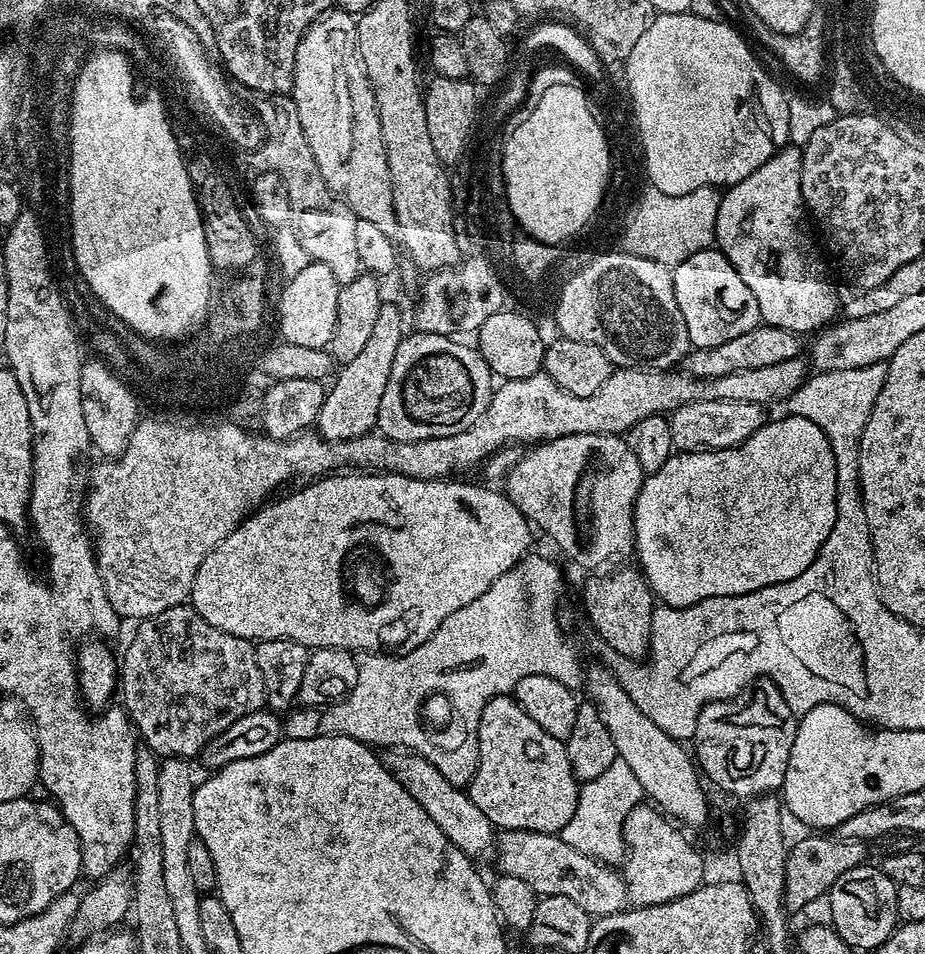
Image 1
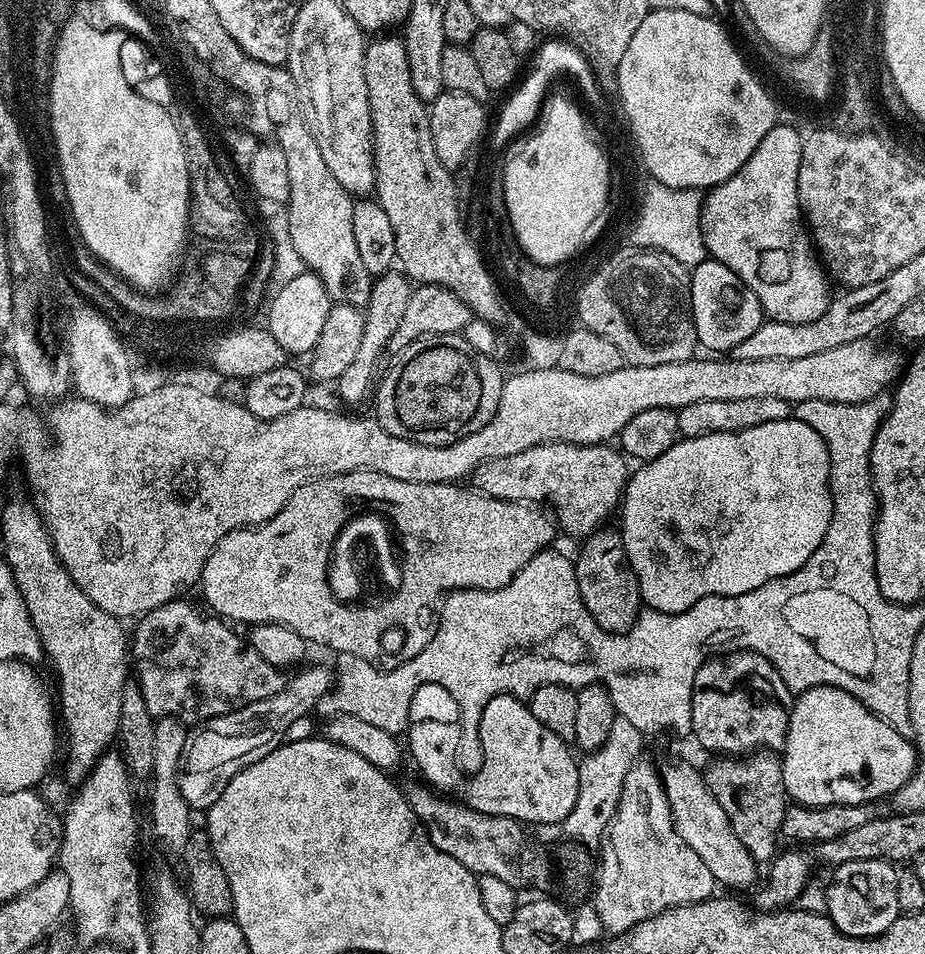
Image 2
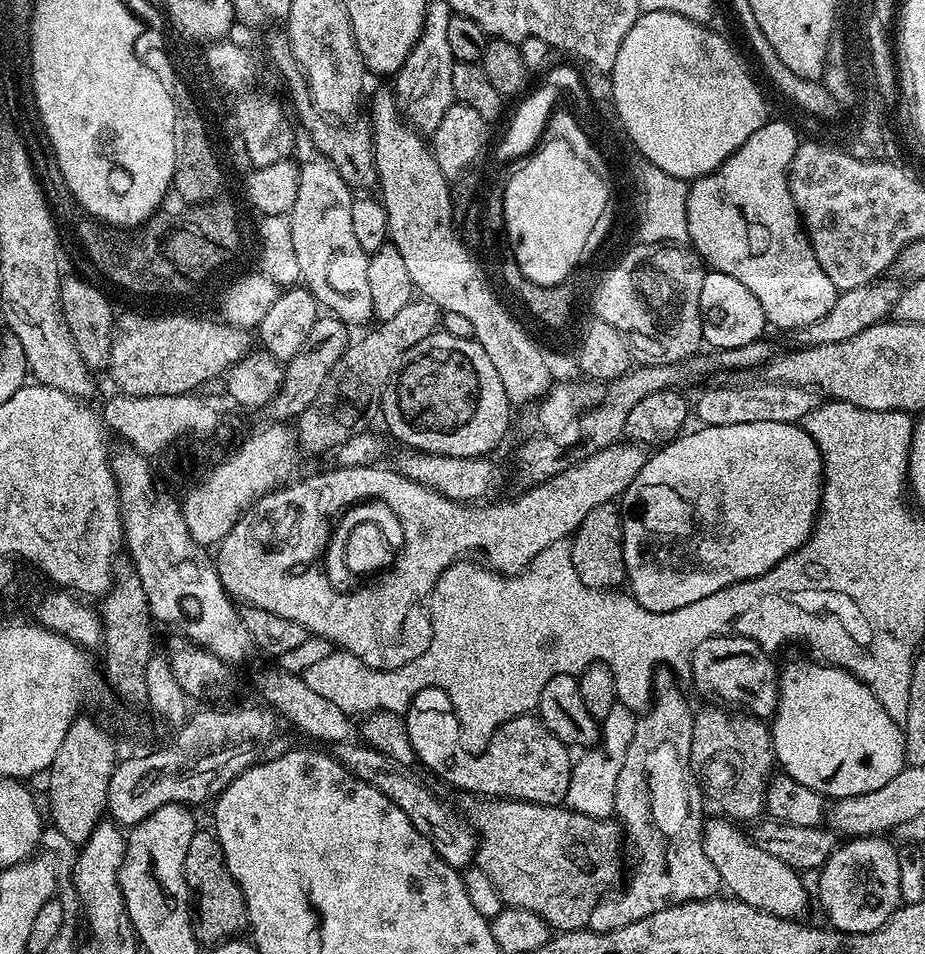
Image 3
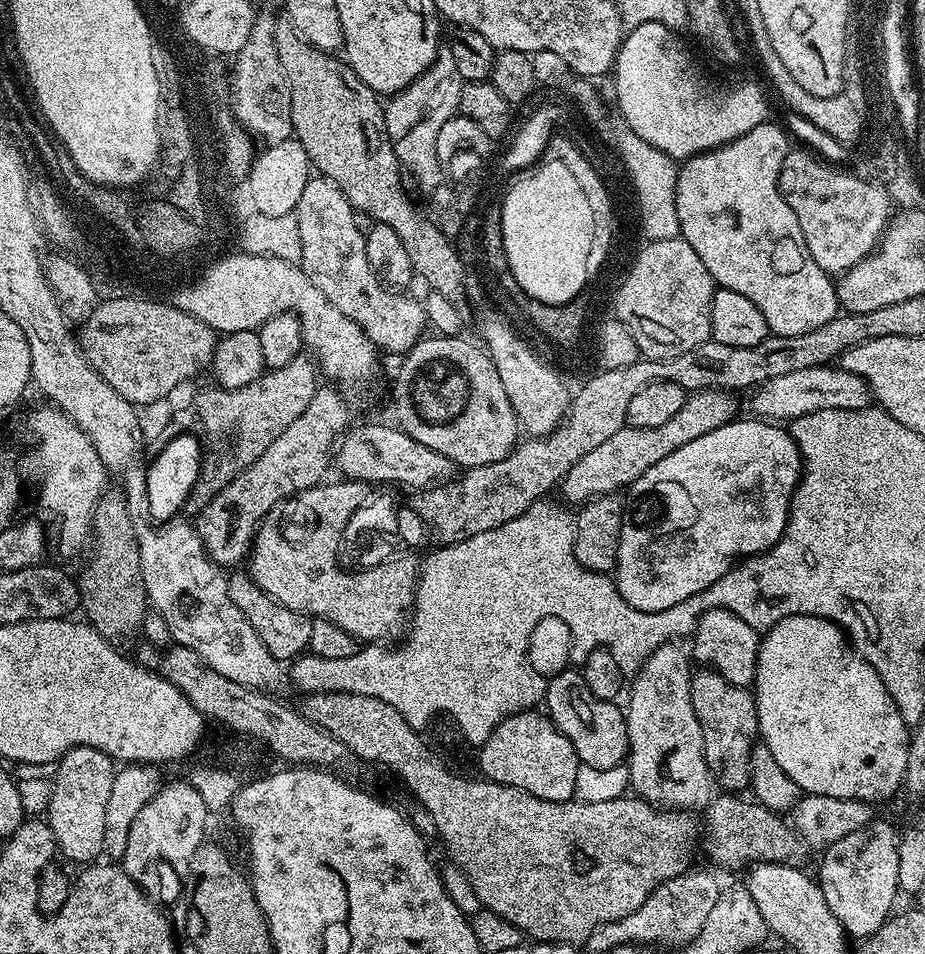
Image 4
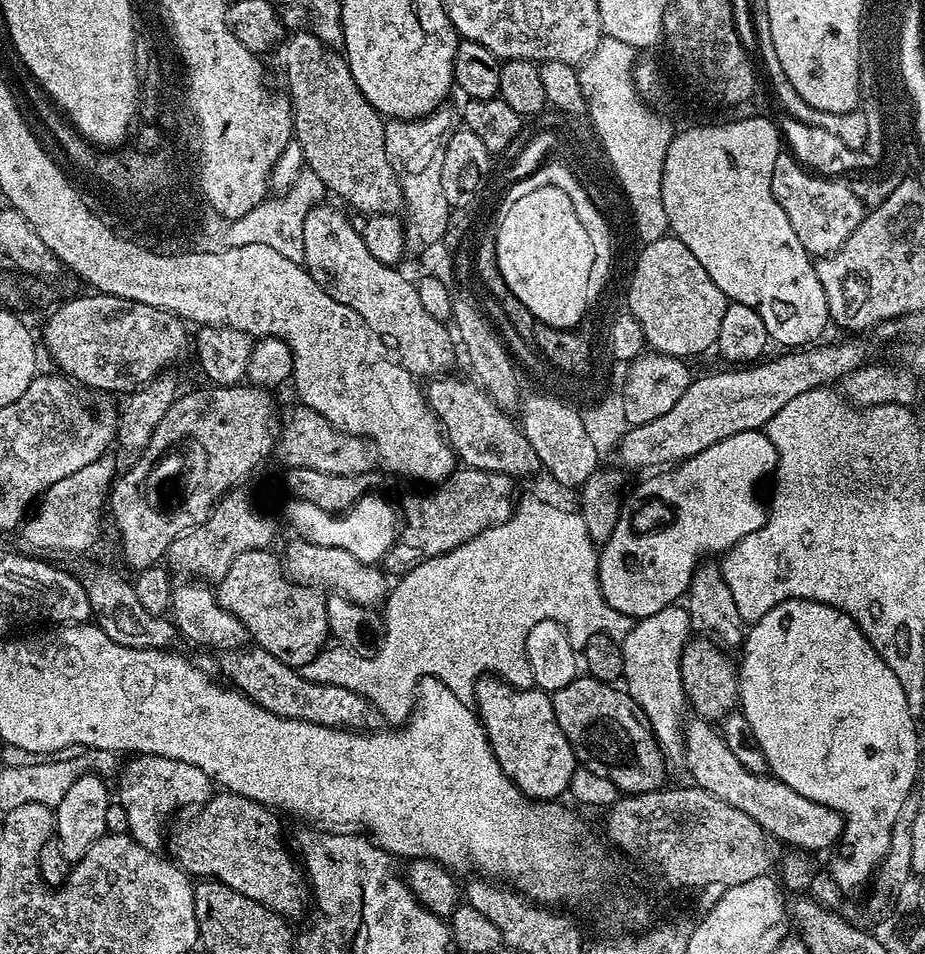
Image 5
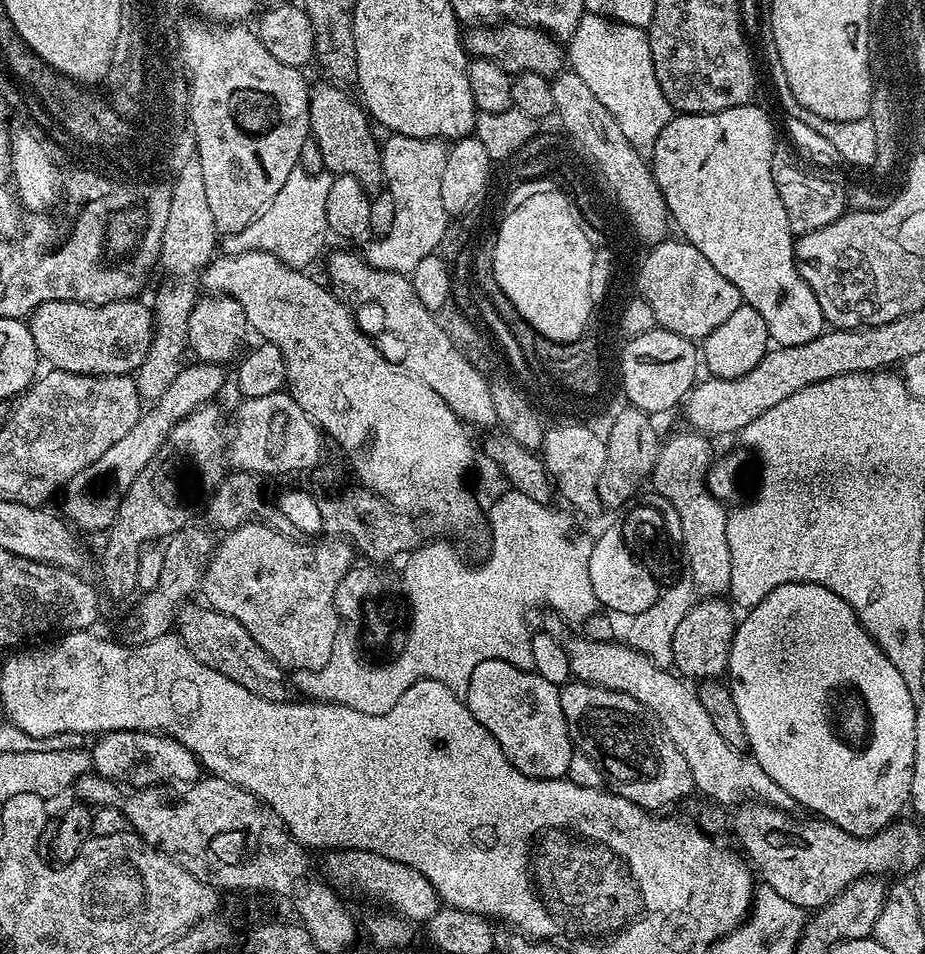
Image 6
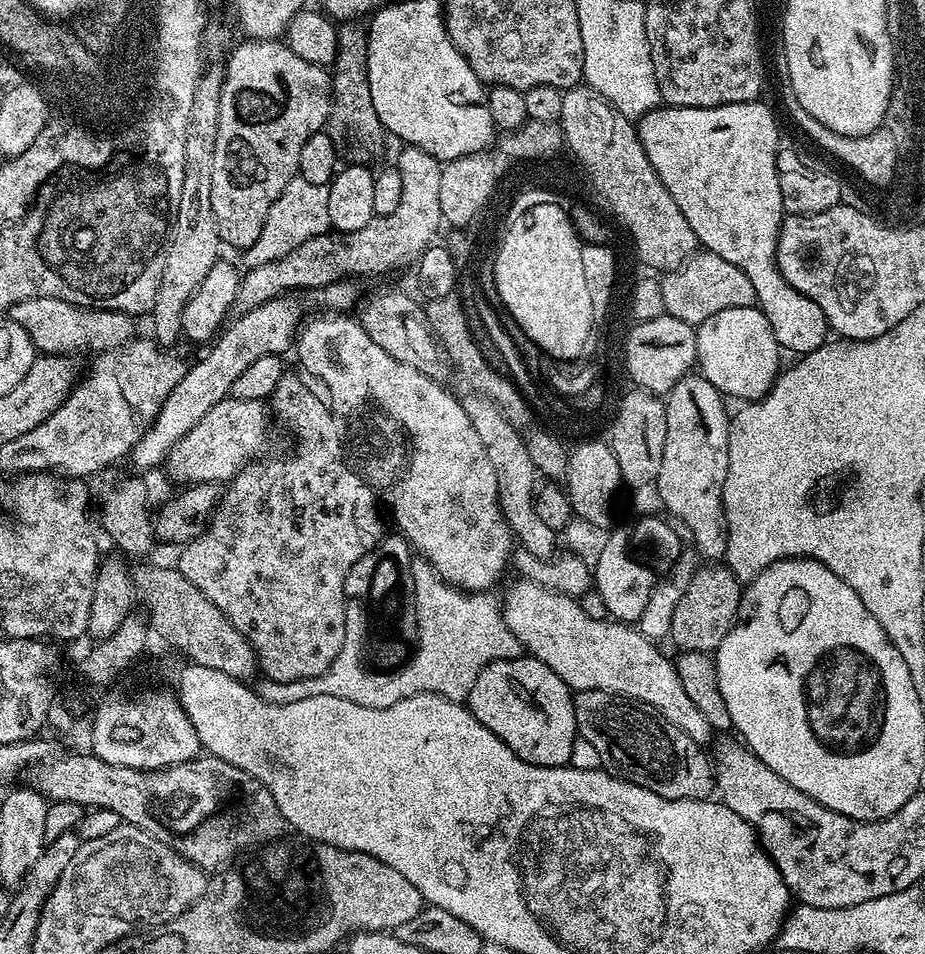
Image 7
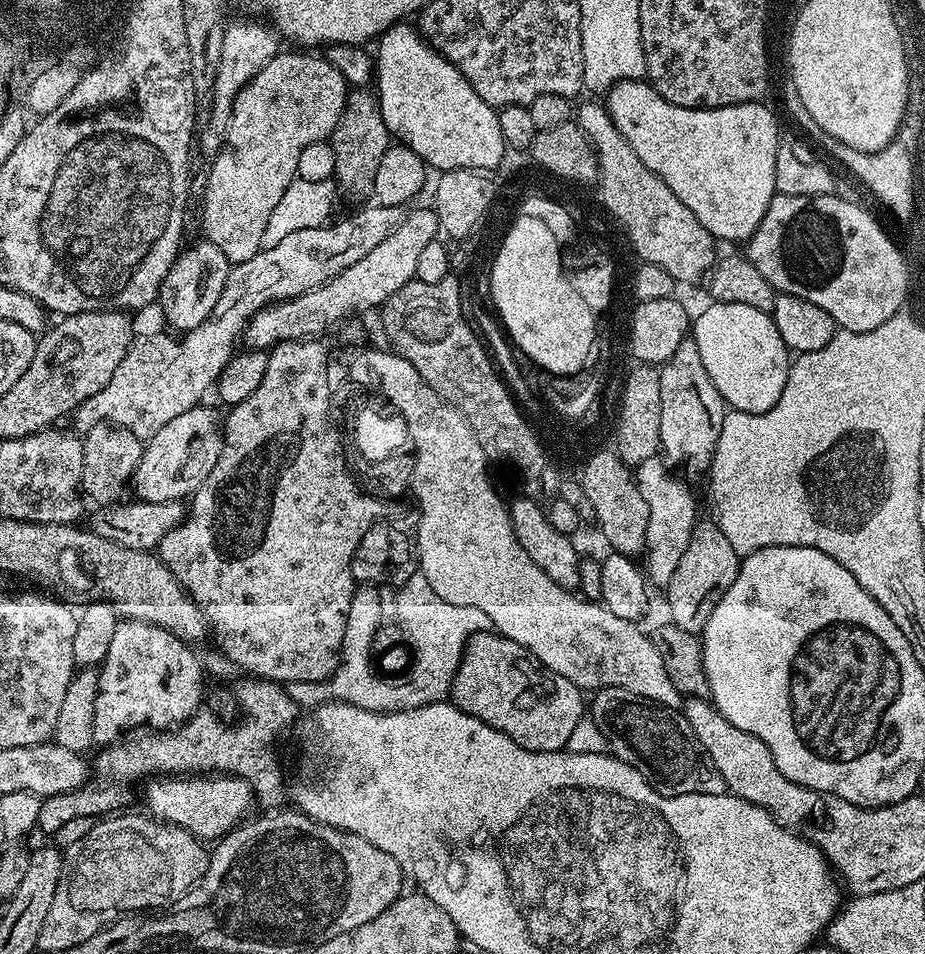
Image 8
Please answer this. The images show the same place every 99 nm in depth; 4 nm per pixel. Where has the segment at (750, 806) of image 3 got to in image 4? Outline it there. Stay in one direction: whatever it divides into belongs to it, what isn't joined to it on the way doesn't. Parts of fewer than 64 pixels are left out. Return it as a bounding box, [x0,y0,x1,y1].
[690,670,760,794]

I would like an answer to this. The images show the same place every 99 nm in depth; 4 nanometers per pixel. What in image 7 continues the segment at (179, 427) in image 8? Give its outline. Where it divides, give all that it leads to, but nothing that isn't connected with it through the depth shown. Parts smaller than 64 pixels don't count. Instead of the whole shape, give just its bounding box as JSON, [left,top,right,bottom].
[166,395,270,486]

